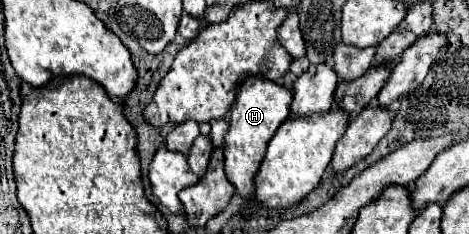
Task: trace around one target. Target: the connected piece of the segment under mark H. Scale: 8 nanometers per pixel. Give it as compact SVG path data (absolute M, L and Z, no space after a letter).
M249 77L243 81L237 99L229 111L229 131L225 135L225 173L235 193L245 201L255 199L255 175L261 167L267 143L279 129L279 125L289 117L293 93L263 77Z

